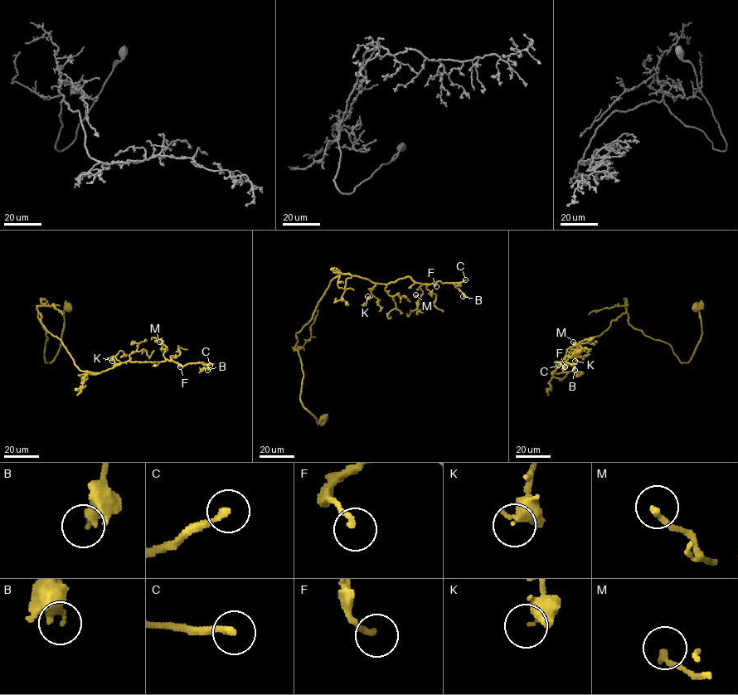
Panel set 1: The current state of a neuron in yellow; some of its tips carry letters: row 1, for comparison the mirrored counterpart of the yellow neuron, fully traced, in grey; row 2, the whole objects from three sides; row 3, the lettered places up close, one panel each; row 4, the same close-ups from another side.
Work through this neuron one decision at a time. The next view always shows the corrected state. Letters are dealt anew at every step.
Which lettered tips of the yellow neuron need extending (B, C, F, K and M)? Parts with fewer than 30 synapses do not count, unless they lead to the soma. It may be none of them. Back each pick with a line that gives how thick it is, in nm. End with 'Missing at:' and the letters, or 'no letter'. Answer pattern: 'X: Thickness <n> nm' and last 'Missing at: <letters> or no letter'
C: Thickness 240 nm
Missing at: C

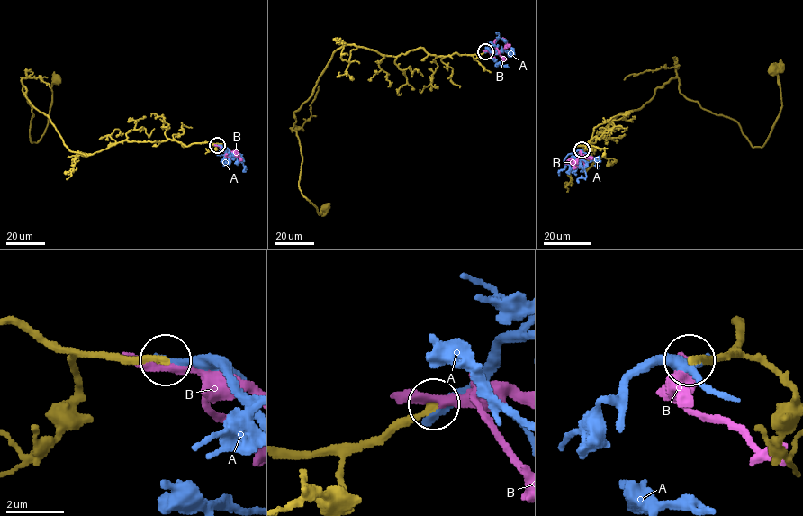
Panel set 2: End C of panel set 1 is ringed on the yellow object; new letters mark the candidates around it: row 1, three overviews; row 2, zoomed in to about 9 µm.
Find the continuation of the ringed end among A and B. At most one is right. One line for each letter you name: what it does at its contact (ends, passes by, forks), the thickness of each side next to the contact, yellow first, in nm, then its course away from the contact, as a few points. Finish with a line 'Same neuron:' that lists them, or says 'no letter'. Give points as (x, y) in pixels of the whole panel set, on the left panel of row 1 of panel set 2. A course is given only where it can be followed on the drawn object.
Same neuron: no letter

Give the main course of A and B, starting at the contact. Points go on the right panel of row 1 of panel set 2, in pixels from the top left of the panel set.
A: (582, 149), (577, 150), (576, 156), (586, 162), (586, 176), (579, 178), (579, 183)
B: (581, 149), (582, 160), (579, 158), (564, 162)

